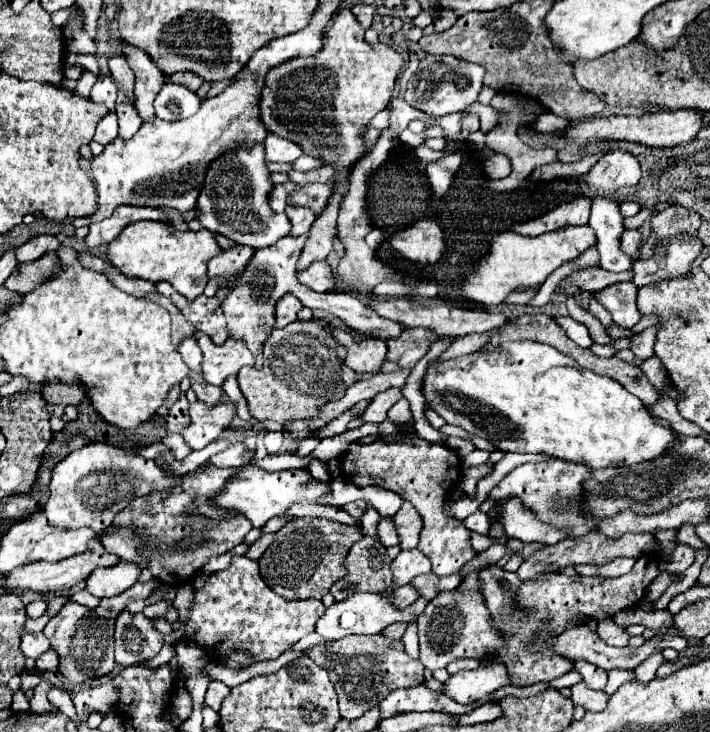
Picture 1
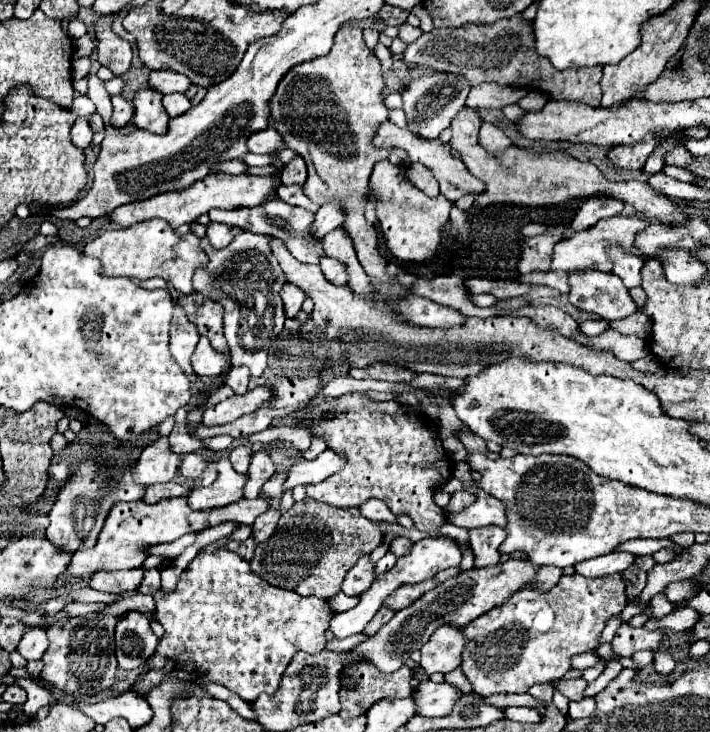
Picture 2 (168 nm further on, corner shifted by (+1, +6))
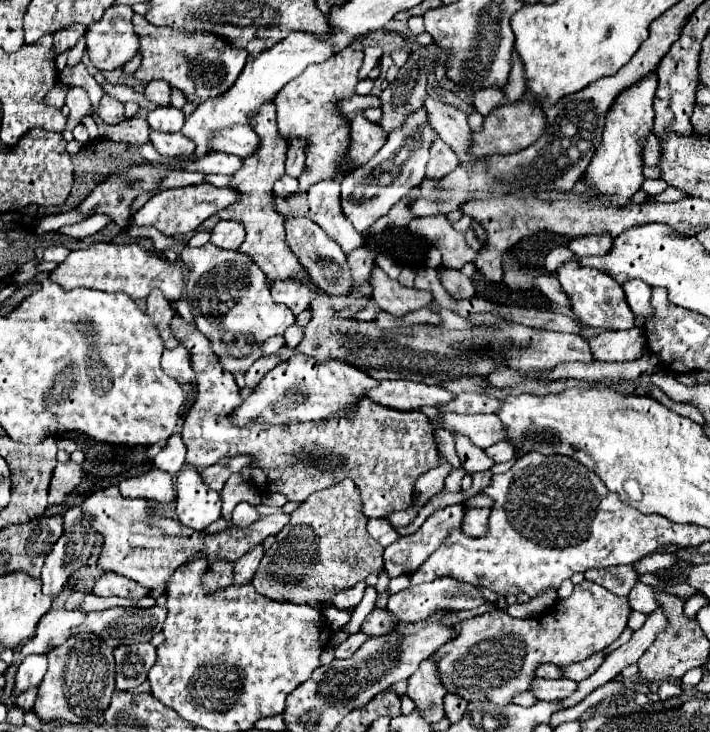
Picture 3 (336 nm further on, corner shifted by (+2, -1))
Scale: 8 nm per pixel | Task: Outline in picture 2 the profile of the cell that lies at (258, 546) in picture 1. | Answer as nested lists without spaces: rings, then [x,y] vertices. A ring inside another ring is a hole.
[[[244,540],[244,542],[228,542],[228,546],[226,546],[228,550],[232,550],[232,552],[236,552],[242,560],[252,560],[252,556],[254,556],[254,548],[256,548],[256,544],[254,544],[254,540]]]

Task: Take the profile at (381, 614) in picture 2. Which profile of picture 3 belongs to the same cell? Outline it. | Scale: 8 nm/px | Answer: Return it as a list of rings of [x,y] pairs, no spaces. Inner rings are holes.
[[[359,631],[359,633],[353,633],[353,637],[349,637],[349,641],[345,641],[345,643],[341,643],[339,647],[335,647],[335,657],[339,657],[339,659],[347,659],[347,657],[351,657],[365,641],[369,639],[369,635],[365,635],[363,631]]]

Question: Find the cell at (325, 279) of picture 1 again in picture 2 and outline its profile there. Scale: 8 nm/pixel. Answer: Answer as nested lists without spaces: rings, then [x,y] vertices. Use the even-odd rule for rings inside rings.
[[[322,258],[320,268],[326,274],[326,280],[330,280],[332,284],[346,284],[348,282],[348,270],[340,260]]]

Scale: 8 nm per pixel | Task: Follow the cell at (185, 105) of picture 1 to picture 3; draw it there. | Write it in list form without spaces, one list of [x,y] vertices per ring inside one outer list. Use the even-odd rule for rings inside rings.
[[[159,107],[159,109],[153,109],[149,111],[147,115],[147,121],[153,129],[159,129],[159,131],[181,131],[183,123],[185,123],[185,113],[177,107]]]

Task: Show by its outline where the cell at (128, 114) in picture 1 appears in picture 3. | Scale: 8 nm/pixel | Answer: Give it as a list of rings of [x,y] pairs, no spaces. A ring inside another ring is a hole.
[[[103,95],[101,103],[99,103],[99,115],[105,123],[109,125],[117,125],[125,119],[125,109],[123,109],[123,103],[109,97],[109,95]]]

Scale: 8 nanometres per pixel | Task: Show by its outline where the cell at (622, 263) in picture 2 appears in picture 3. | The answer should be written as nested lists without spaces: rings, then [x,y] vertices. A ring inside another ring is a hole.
[[[627,279],[623,283],[623,291],[627,297],[627,303],[635,315],[643,315],[645,319],[651,315],[651,287],[647,283],[641,283],[641,279]]]

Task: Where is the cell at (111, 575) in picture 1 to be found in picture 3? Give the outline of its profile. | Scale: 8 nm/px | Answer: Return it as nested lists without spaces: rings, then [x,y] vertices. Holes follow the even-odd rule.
[[[105,573],[99,577],[99,581],[93,587],[95,595],[117,595],[117,597],[127,597],[127,599],[141,599],[149,593],[147,587],[141,587],[139,583],[133,583],[131,579],[117,575],[117,573]]]

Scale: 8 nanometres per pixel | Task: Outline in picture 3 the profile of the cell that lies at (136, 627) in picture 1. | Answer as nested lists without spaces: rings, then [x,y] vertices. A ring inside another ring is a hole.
[[[135,643],[121,645],[115,649],[115,679],[119,691],[137,689],[145,679],[147,671],[155,663],[155,645],[151,643]]]

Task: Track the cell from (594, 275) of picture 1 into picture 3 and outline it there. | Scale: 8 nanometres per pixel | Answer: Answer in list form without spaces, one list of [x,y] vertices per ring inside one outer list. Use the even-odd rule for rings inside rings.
[[[445,269],[443,275],[443,287],[453,295],[453,297],[473,297],[475,289],[471,279],[467,279],[465,275],[461,275],[461,271],[453,271],[453,269]]]

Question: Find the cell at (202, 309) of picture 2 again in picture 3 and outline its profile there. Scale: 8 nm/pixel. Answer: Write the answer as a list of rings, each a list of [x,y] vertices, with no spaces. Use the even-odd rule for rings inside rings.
[[[175,317],[171,323],[171,329],[179,337],[181,345],[187,347],[187,351],[191,353],[193,369],[197,373],[197,387],[199,387],[199,397],[195,399],[193,407],[189,409],[185,423],[183,423],[183,431],[181,431],[183,443],[187,447],[187,463],[191,463],[195,467],[209,467],[225,455],[235,457],[241,453],[251,453],[255,457],[255,463],[251,465],[255,485],[261,491],[279,491],[289,501],[297,501],[297,503],[303,503],[317,489],[331,487],[333,475],[337,475],[337,471],[341,471],[339,479],[349,477],[359,487],[361,499],[363,499],[363,513],[367,517],[389,517],[395,511],[407,509],[411,505],[415,479],[439,465],[437,443],[435,443],[433,431],[429,427],[429,419],[423,413],[419,413],[419,411],[391,411],[389,407],[383,407],[383,405],[371,401],[369,397],[359,399],[351,411],[341,409],[335,415],[321,419],[321,421],[299,421],[299,423],[289,423],[289,425],[267,425],[267,423],[263,423],[263,425],[251,425],[251,427],[231,425],[227,421],[227,415],[235,407],[241,405],[239,387],[235,383],[233,373],[229,373],[221,367],[217,355],[213,355],[213,349],[209,347],[209,339],[205,339],[205,335],[201,335],[201,331],[197,331],[195,323],[187,323],[181,317]],[[381,413],[387,413],[387,415],[381,417]],[[325,459],[331,463],[333,463],[333,459],[343,459],[343,461],[335,471],[333,471],[333,467],[329,467],[327,471],[317,469],[315,463],[323,463]],[[299,463],[303,463],[301,465],[303,467],[303,473],[301,473],[303,479],[295,471],[299,467]]]

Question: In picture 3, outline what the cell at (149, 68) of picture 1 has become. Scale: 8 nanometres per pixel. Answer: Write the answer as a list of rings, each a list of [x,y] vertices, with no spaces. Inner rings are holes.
[[[149,131],[149,139],[153,147],[165,155],[165,157],[179,157],[179,155],[191,155],[193,143],[185,139],[181,133],[163,133],[163,131]]]

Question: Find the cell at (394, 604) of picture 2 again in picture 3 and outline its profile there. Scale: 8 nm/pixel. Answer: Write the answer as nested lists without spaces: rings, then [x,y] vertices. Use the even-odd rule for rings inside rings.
[[[375,607],[367,619],[363,621],[361,625],[361,631],[365,631],[369,637],[377,637],[377,635],[383,635],[387,633],[389,629],[393,627],[393,615],[389,609],[379,609]]]

